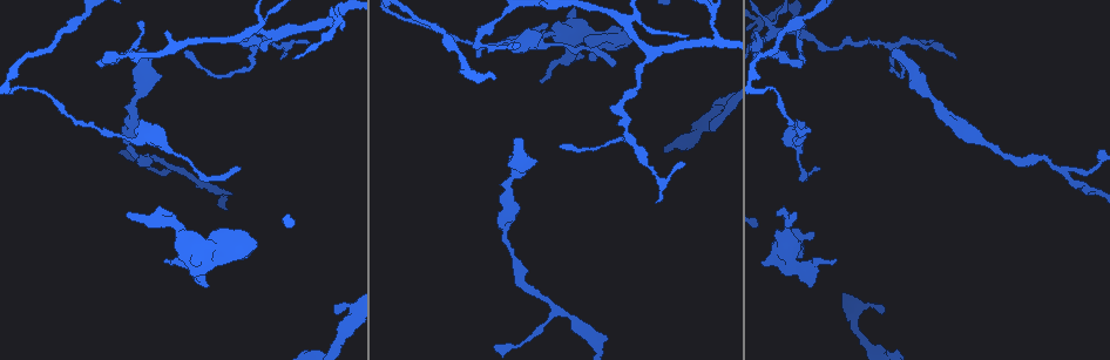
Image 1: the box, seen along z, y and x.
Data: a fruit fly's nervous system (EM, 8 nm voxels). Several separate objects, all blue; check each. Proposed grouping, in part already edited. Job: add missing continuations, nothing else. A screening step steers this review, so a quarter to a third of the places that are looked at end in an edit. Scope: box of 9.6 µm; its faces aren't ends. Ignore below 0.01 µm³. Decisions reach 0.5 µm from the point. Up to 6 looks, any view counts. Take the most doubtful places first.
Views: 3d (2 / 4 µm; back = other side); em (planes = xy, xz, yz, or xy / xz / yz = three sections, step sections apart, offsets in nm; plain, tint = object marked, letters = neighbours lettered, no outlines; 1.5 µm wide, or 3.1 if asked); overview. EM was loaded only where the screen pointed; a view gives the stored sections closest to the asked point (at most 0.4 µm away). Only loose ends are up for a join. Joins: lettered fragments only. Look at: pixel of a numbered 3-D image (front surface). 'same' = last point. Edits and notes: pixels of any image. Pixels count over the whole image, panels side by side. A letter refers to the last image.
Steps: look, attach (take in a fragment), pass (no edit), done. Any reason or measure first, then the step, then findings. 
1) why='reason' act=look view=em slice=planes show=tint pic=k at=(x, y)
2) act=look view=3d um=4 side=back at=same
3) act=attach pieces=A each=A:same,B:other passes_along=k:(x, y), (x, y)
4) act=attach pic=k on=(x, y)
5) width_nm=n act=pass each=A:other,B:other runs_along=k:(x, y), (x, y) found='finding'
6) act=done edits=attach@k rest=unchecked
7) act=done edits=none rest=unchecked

why='branch stops here' act=look view=3d um=4 pic=1 at=(884, 312)

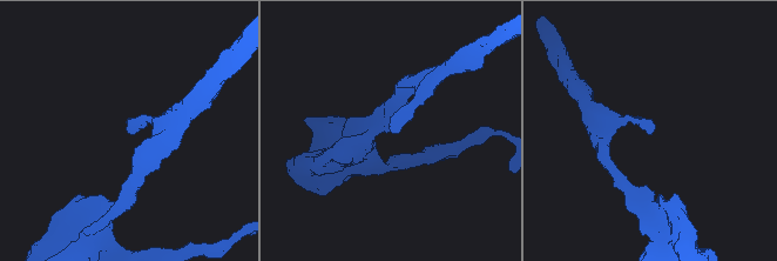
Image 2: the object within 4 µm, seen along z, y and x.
act=look view=em slice=planes show=letters pic=2 at=(128, 130)

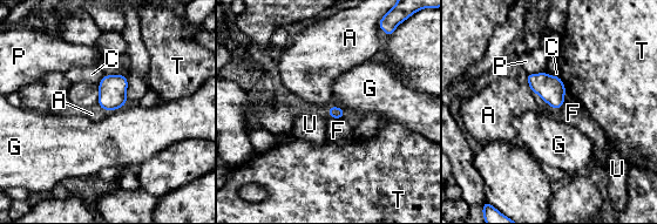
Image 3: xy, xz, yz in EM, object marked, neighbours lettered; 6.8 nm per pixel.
act=pass each=A:other,C:other,F:other,G:other,P:other,T:other,U:other border=3:(97, 85), (99, 106) found='none of them fits'

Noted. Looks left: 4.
why='an open end' act=look view=3d um=4 side=back pic=1 at=(544, 22)

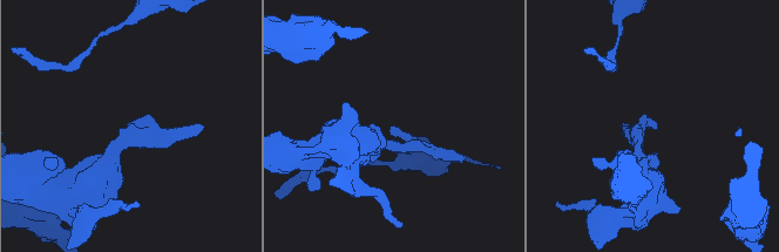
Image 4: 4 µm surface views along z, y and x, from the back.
arm_widths_nm=200,280 act=look view=em slice=planes show=letters pic=4 at=(137, 123)

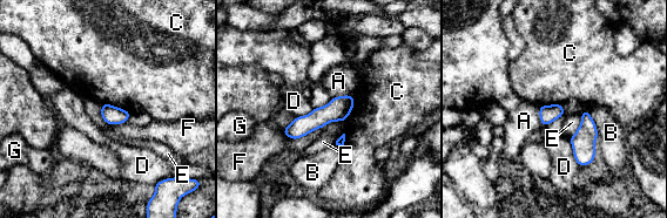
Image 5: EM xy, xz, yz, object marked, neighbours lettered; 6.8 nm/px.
act=pass each=A:other,B:other,C:other,D:other,E:other,F:other,G:other runs_along=5:(351, 101), (294, 131), (287, 131) found='no lettered fragment goes on from it'

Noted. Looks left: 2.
why='thin end' act=look view=em slice=planes show=letters pic=1 at=(1099, 150)

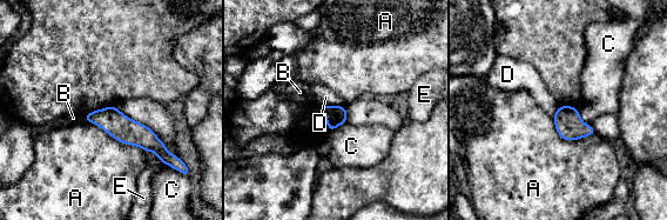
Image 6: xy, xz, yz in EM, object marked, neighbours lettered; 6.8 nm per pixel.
width_nm=140 act=pass each=A:other,B:other,C:other,D:other,E:other border=6:(319, 104), (344, 106) found='no lettered fragment goes on from it'

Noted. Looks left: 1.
act=done edits=none rest=unchecked

